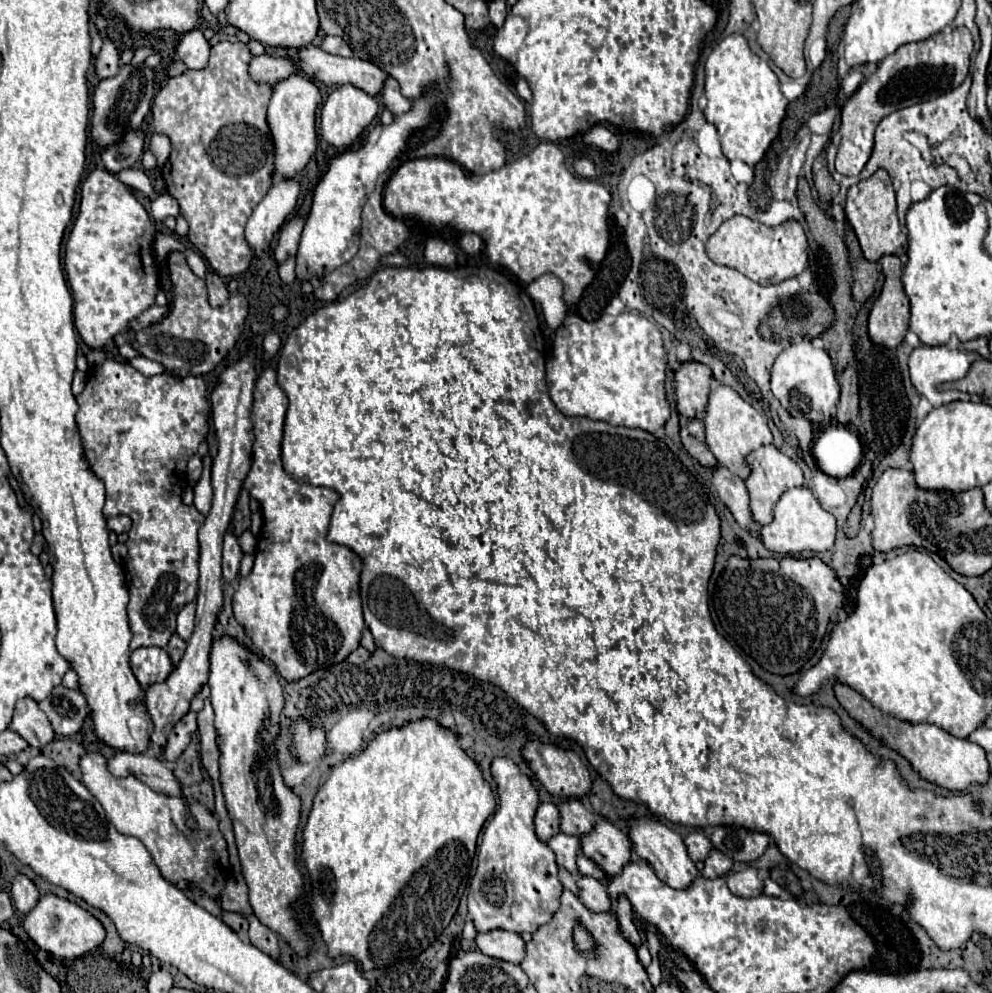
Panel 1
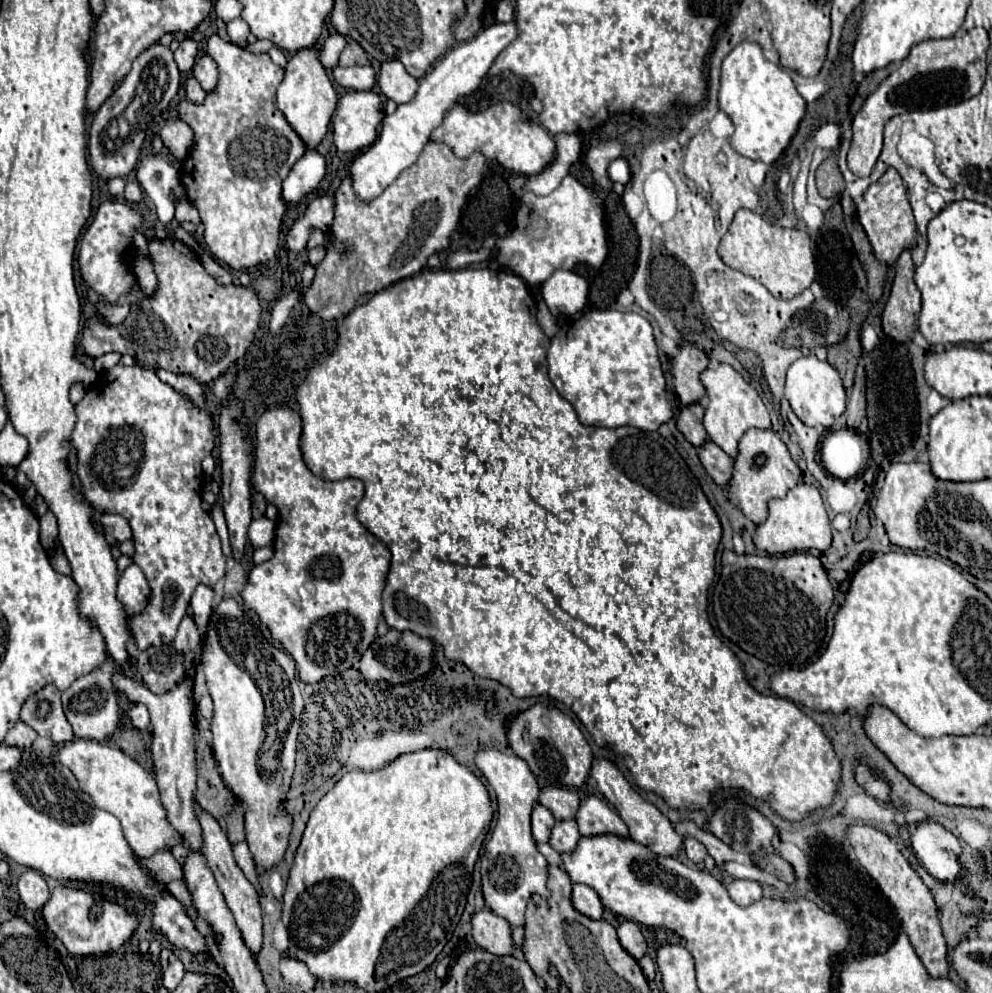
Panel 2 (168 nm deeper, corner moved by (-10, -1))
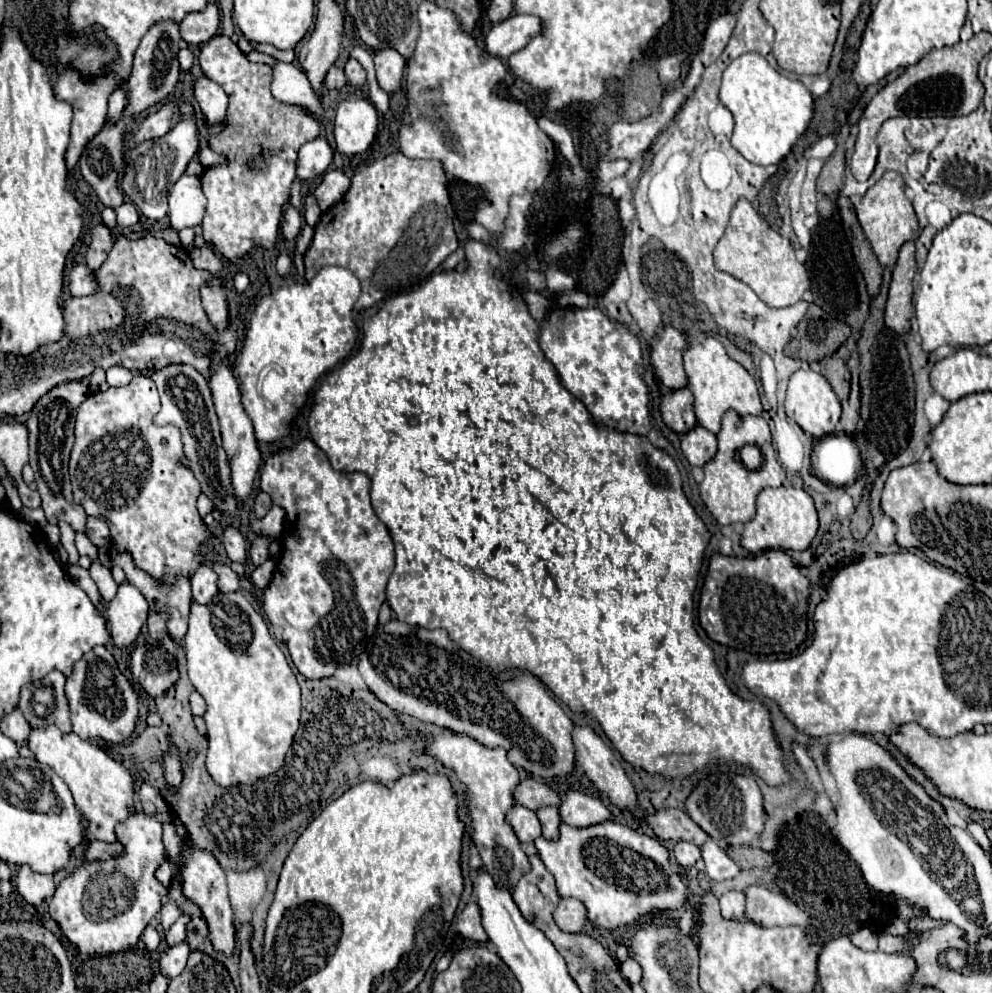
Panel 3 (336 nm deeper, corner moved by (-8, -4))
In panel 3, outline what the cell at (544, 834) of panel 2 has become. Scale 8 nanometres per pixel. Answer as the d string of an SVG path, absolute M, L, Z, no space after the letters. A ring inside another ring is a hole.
M514 805L508 815L506 821L512 825L516 837L520 843L532 843L538 835L540 835L540 827L538 827L538 817L534 815L532 809L526 807L518 807Z

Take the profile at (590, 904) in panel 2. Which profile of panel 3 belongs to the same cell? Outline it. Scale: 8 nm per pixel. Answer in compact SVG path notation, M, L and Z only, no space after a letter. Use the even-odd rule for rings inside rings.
M560 899L554 911L556 925L566 933L578 933L586 923L586 909L576 899Z

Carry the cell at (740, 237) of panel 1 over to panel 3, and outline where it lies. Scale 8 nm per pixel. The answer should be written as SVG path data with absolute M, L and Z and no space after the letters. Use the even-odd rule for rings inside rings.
M740 199L732 209L726 233L714 247L714 265L752 287L752 291L770 307L794 305L810 287L806 267L796 261L790 241L770 229L770 225L746 199Z

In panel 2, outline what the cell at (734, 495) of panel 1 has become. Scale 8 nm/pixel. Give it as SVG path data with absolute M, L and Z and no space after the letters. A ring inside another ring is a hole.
M708 442L704 444L700 450L698 450L698 456L706 468L706 472L712 476L712 480L716 484L720 484L722 488L726 488L732 480L732 472L734 472L734 462L732 458L722 450L718 448L716 444Z

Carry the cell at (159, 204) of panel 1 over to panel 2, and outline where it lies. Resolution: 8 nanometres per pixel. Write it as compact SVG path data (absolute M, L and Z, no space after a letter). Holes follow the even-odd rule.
M162 154L146 156L136 172L144 192L154 202L158 220L162 224L170 224L174 220L174 204L170 200L170 192L178 184L178 172L172 162Z

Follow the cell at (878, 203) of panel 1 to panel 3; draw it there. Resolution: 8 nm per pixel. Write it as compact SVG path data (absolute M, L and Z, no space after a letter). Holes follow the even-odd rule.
M886 171L880 177L880 181L866 191L864 199L856 205L856 215L880 265L888 269L894 267L900 247L906 241L914 241L920 235L920 227L918 227L912 201L906 197L906 183L898 171Z

